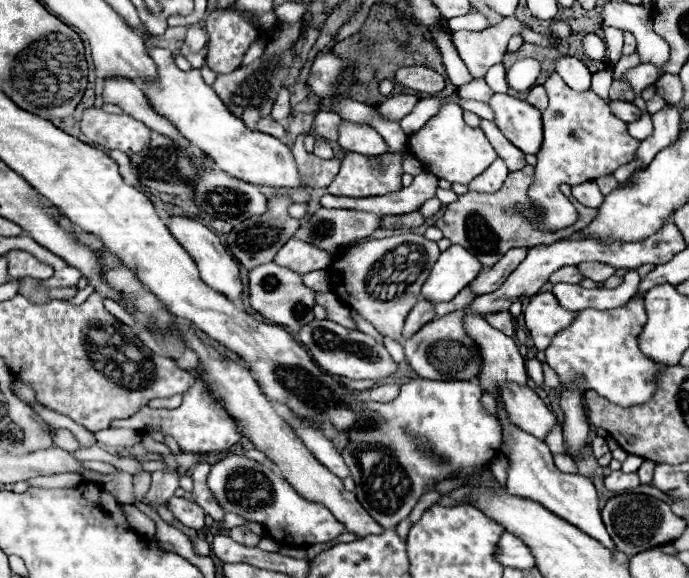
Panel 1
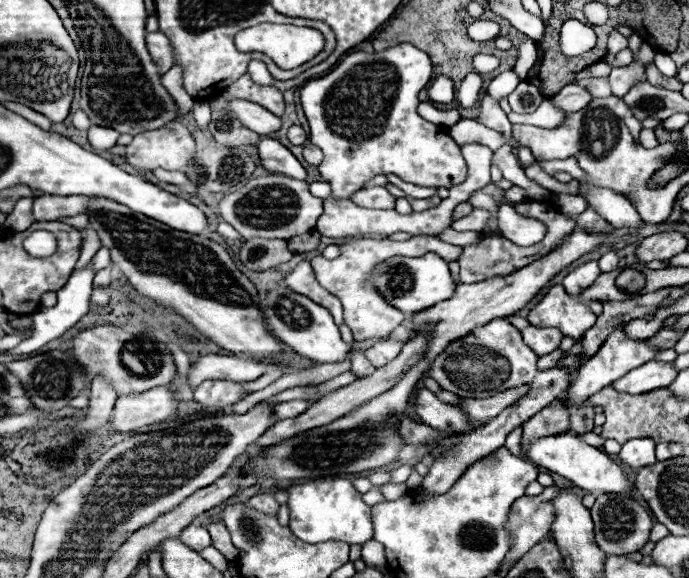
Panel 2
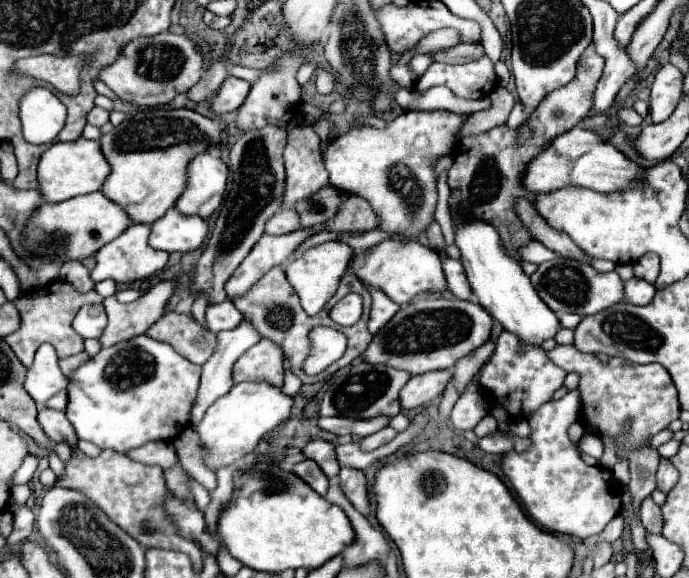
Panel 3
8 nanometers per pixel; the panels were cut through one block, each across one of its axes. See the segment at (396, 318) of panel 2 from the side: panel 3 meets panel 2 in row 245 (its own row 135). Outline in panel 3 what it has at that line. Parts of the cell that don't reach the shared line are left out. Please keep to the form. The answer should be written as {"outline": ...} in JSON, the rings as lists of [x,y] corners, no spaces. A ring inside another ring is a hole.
{"outline":[[[432,110],[432,112],[404,112],[386,128],[352,128],[350,132],[336,138],[324,154],[326,170],[330,172],[330,184],[348,192],[366,198],[376,214],[380,216],[380,228],[402,234],[402,240],[416,240],[420,232],[428,226],[436,208],[436,174],[432,172],[432,162],[444,154],[454,150],[454,134],[462,126],[466,116],[448,112],[448,110]]]}

